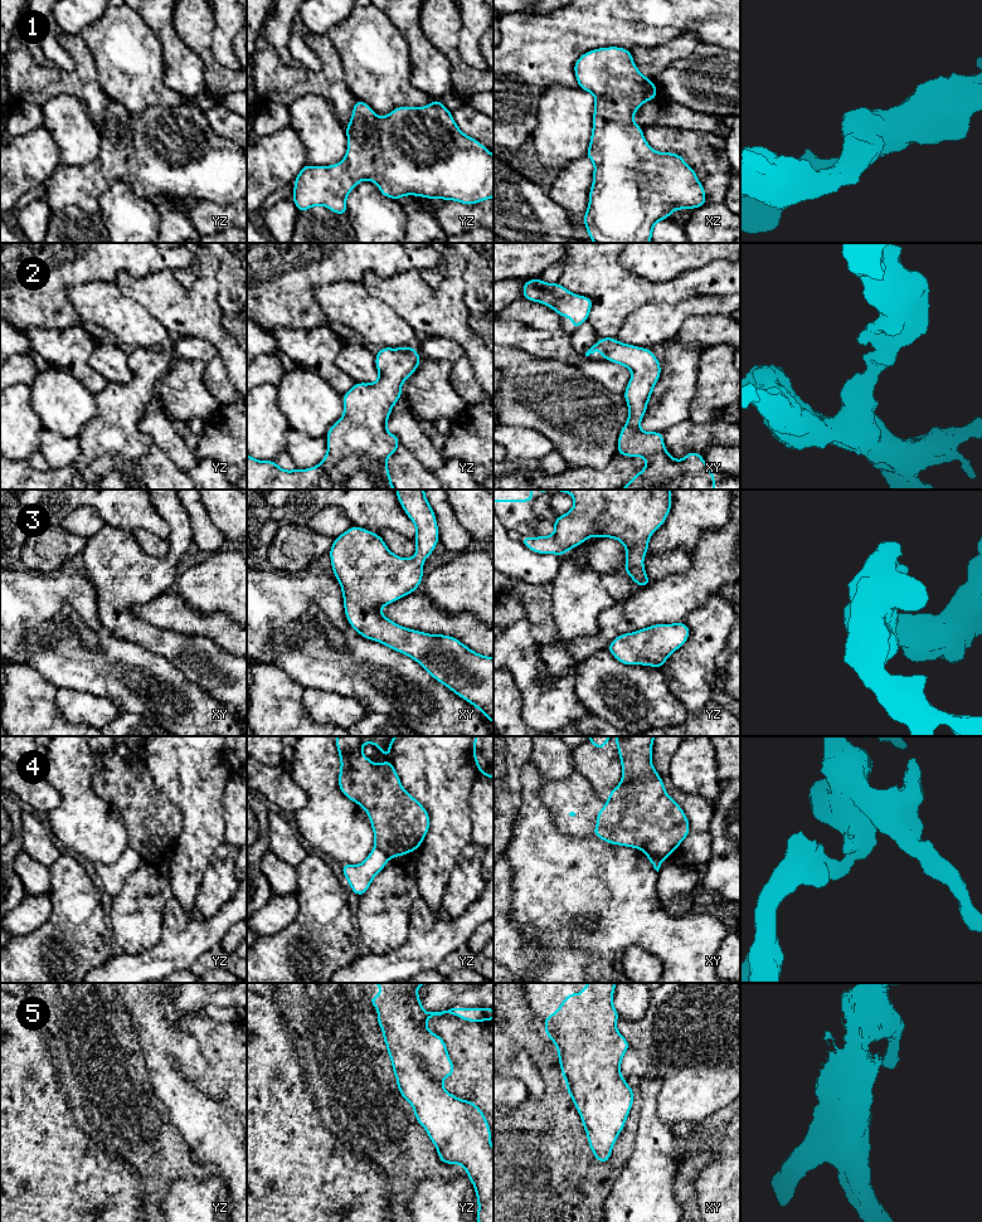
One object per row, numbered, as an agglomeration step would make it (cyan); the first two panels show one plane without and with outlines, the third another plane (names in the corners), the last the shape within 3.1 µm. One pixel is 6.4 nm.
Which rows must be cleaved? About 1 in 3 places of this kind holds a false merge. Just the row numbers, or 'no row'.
4

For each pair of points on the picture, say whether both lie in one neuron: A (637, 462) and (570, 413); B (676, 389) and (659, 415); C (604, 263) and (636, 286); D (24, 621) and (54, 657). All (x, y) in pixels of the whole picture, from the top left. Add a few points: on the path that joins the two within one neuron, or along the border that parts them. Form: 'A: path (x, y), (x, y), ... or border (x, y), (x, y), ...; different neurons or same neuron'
A: border (616, 453), (603, 467), (589, 468); different neurons
B: path (671, 395), (670, 403), (665, 409); same neuron
C: path (612, 271), (628, 286); same neuron
D: path (33, 629), (52, 648); same neuron

